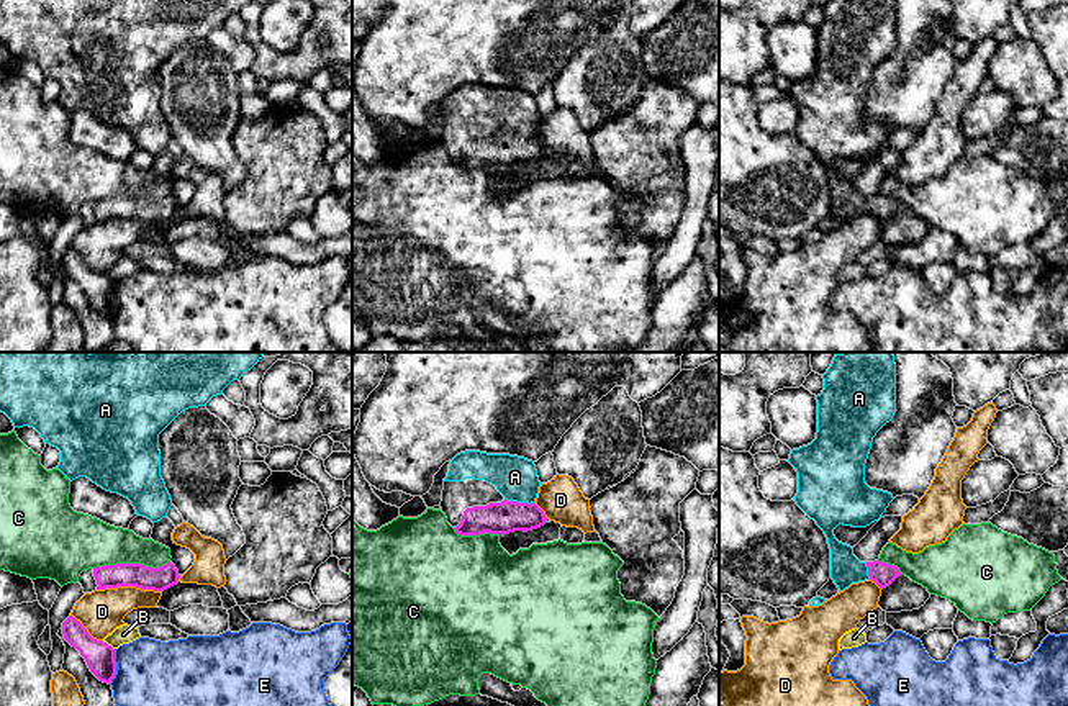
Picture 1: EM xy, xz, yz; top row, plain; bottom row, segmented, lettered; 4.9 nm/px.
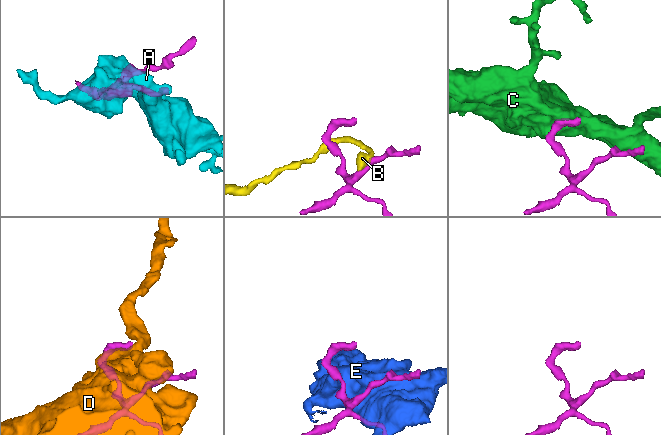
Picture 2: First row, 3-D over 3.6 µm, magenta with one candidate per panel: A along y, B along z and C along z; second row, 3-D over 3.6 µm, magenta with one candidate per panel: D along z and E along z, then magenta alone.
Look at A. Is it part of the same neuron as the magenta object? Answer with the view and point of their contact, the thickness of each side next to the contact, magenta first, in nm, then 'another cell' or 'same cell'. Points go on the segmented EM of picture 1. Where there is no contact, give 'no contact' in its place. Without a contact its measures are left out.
contact xz (520, 503); calibres 160 and 220 nm; same cell

